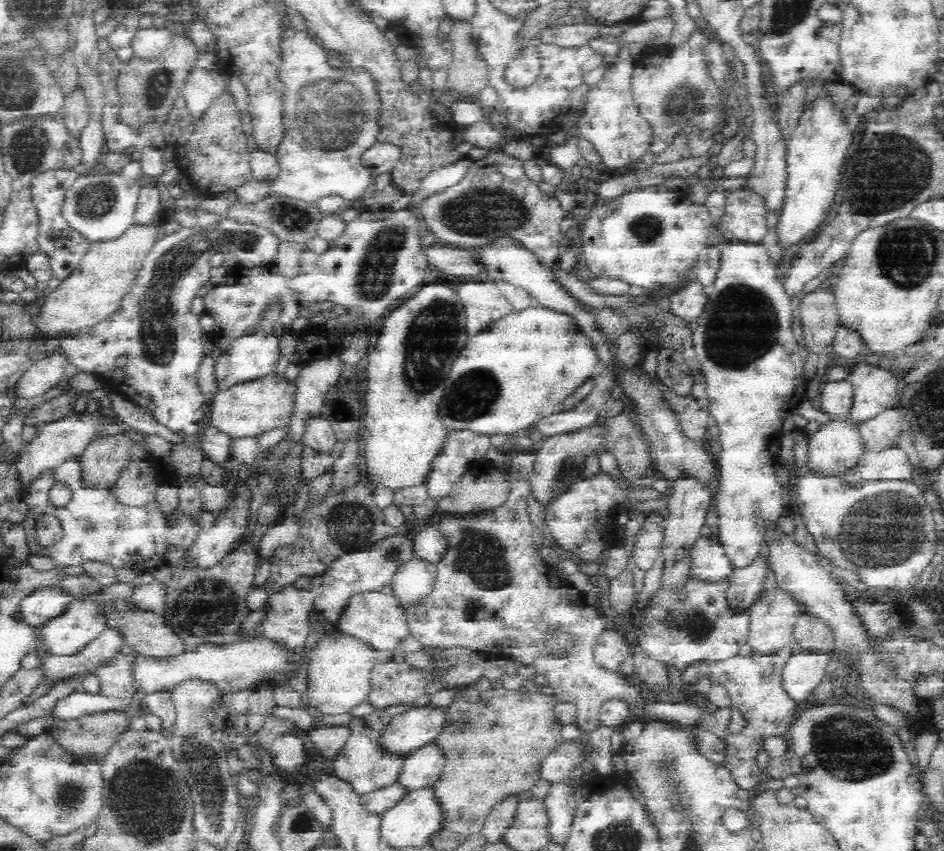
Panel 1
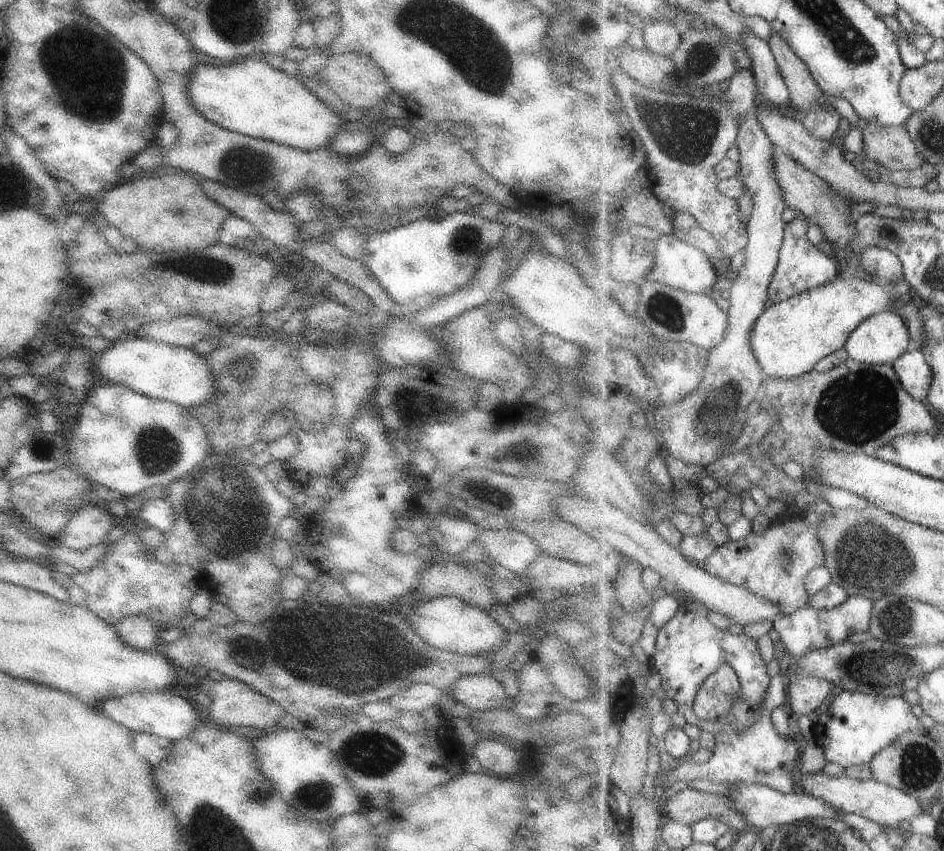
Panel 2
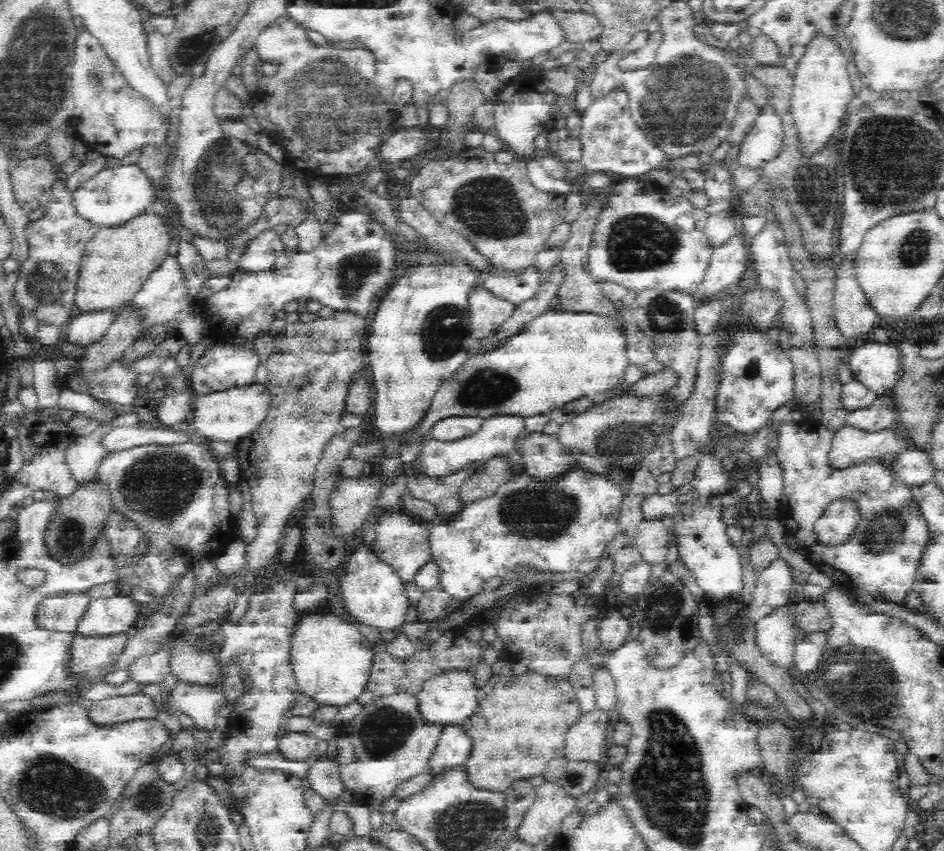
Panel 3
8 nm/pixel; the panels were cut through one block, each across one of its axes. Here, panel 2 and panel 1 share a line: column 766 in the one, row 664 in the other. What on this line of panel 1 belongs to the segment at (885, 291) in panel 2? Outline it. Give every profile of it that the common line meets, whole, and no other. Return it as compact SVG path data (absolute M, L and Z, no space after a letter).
M338 629L322 637L314 648L311 664L307 669L307 691L303 695L320 714L346 714L369 698L371 672L374 662L388 660L390 654L373 654L368 645L350 637Z

